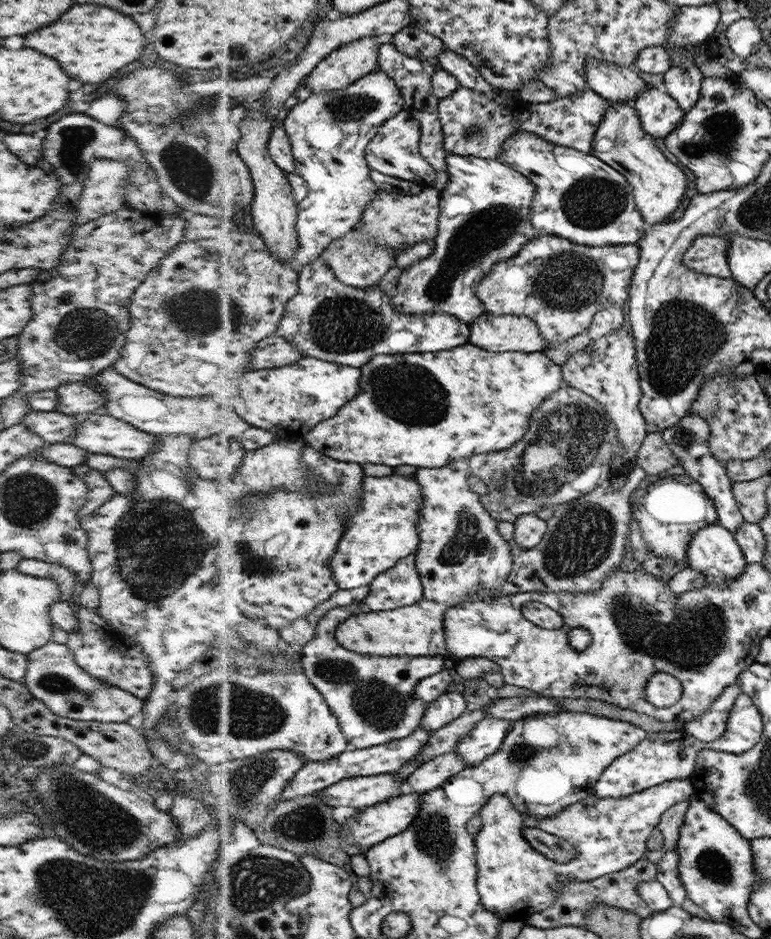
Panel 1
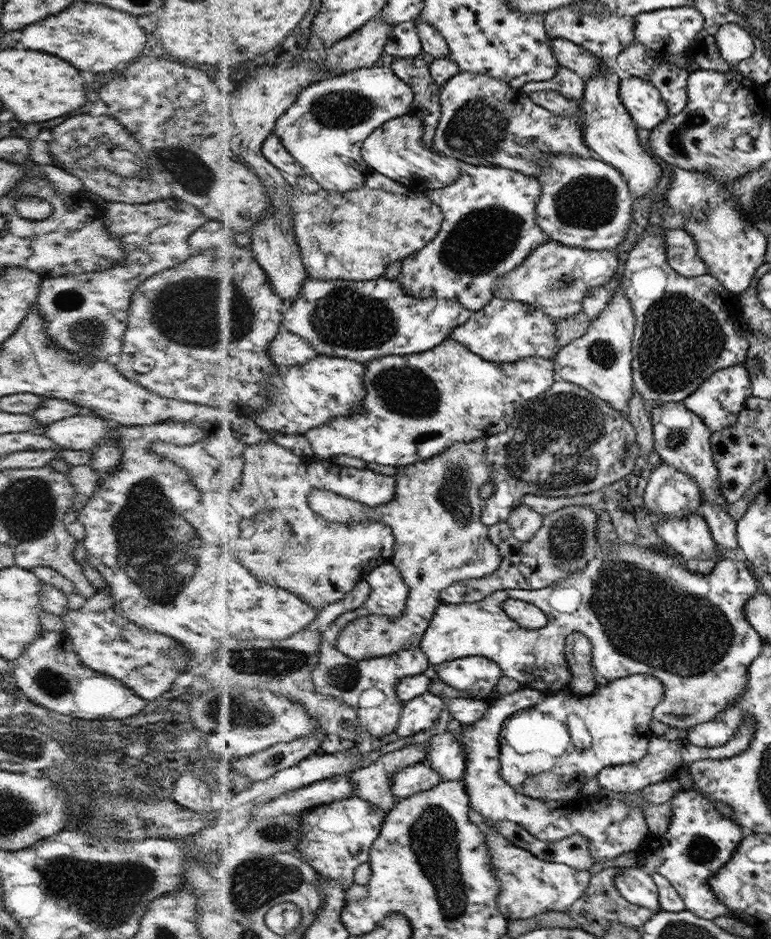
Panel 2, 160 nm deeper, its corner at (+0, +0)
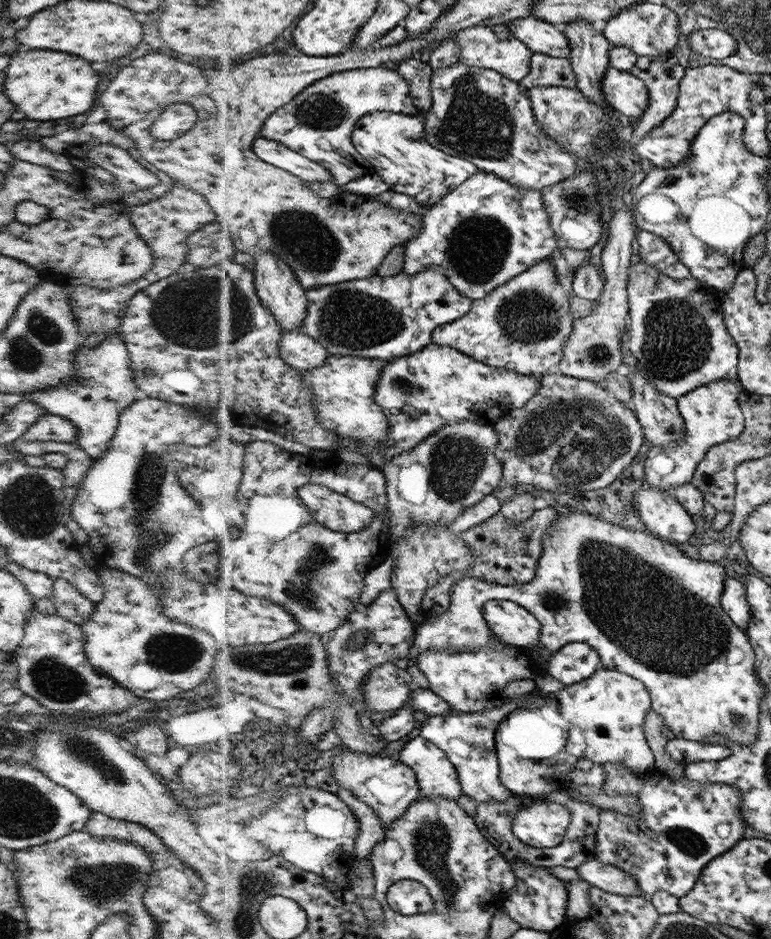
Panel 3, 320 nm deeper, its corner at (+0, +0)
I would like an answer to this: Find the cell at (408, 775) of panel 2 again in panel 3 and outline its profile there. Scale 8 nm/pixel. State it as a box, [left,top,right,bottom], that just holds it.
[322,737,423,828]

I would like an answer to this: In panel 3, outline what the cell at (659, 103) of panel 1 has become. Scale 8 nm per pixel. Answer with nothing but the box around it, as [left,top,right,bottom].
[603,66,650,118]

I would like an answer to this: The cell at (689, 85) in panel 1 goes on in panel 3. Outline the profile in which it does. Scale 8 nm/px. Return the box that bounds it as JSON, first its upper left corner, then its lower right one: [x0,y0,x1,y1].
[629,54,685,145]

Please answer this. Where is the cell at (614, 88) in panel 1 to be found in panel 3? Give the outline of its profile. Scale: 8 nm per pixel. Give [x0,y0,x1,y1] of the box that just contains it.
[507,17,571,58]

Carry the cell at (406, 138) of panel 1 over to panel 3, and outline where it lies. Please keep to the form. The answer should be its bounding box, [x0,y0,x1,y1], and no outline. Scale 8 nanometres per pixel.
[354,112,479,206]

